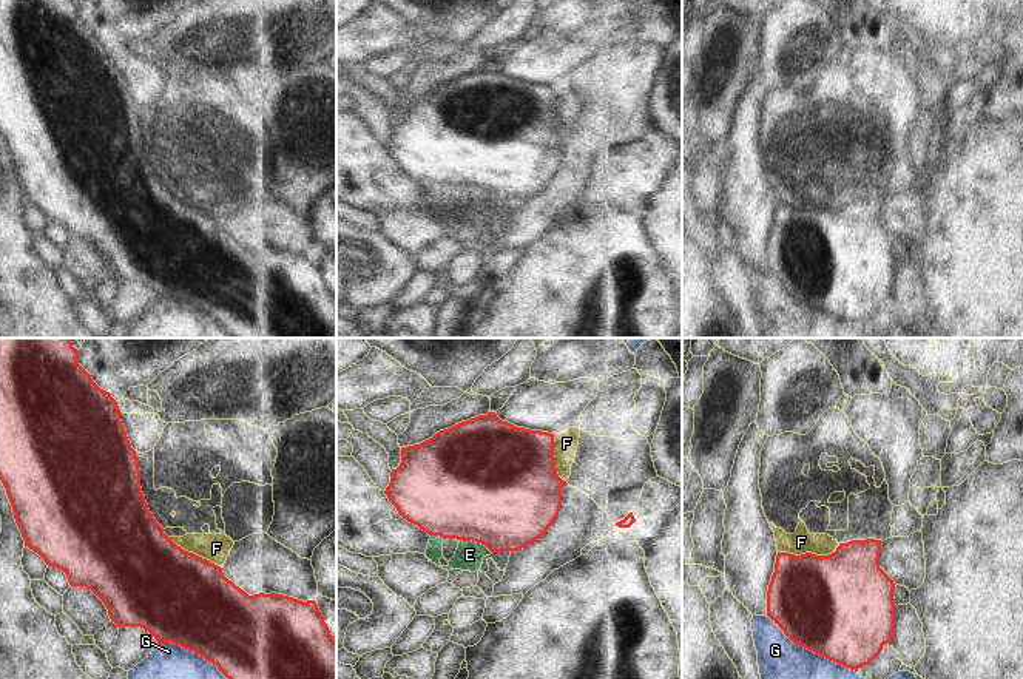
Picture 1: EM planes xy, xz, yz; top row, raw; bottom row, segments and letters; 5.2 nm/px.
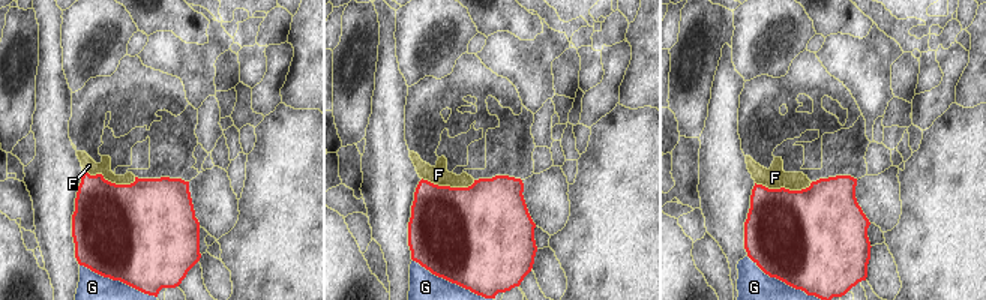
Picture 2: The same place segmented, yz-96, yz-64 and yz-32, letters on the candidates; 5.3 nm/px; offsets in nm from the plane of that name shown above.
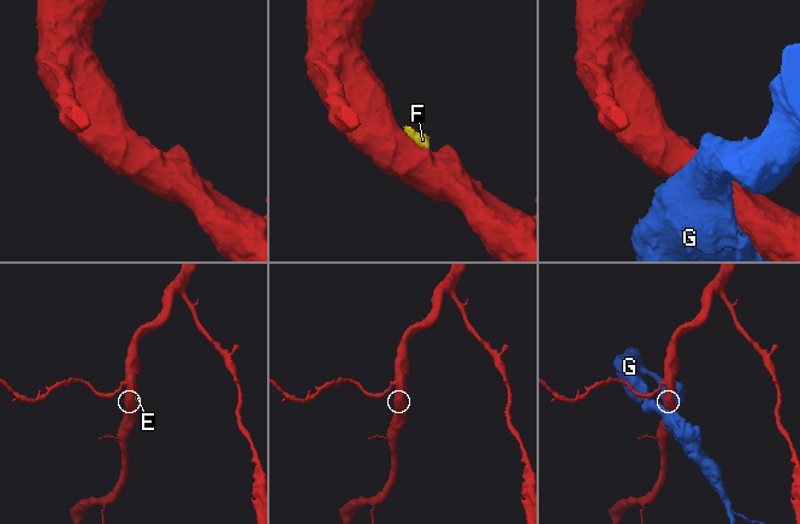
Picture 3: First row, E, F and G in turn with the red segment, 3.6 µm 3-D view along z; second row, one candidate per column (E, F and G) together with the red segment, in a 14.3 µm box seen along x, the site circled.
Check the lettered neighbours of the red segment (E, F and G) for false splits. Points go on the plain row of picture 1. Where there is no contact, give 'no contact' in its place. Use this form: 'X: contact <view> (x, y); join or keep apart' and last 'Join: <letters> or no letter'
E: contact xz (476, 195); join
F: contact yz (809, 207); join
G: contact yz (812, 304); keep apart
Join: E, F

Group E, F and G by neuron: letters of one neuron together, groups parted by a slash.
E F / G

